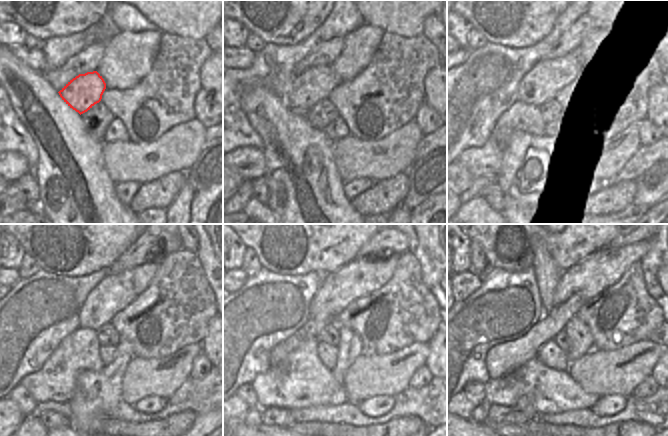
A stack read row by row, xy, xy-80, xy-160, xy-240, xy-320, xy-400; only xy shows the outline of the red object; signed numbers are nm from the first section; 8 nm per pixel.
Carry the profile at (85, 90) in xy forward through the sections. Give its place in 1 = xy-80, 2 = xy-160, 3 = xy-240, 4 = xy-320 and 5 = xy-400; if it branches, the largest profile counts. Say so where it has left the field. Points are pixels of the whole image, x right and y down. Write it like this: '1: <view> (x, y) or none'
1: xy-80 (311, 86)
2: xy-160 (543, 81)
3: xy-240 (114, 292)
4: xy-320 (362, 276)
5: xy-400 (591, 276)

